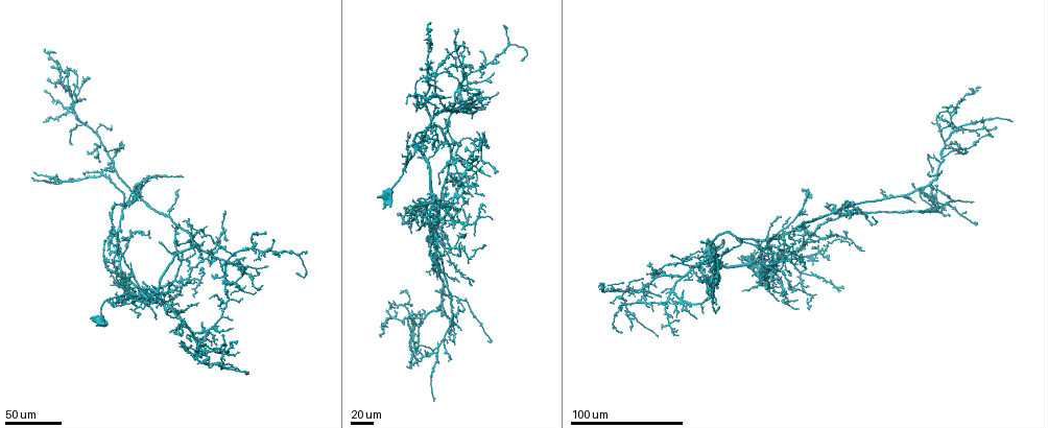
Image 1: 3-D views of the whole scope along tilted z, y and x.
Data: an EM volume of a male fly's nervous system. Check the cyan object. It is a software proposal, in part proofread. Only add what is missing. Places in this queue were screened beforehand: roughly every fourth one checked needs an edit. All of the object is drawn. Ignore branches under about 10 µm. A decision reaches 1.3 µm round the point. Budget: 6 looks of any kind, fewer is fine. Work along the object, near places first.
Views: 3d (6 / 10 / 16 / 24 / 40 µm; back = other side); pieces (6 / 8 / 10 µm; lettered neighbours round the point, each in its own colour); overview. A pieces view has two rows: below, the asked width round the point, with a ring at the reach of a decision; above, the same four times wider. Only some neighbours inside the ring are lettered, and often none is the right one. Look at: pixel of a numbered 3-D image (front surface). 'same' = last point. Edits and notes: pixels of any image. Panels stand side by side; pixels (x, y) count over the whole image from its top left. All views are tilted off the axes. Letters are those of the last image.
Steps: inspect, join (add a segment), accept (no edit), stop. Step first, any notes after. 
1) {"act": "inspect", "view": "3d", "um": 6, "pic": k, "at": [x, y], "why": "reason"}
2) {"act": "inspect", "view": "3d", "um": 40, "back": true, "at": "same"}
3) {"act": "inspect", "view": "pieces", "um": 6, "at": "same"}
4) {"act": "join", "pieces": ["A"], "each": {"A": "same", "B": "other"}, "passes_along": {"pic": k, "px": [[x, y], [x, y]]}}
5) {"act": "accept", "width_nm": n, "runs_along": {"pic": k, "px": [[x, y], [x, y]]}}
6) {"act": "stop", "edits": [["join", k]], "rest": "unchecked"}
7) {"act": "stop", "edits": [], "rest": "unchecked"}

{"act": "inspect", "view": "3d", "um": 24, "pic": 1, "at": [255, 293], "why": "an open end"}

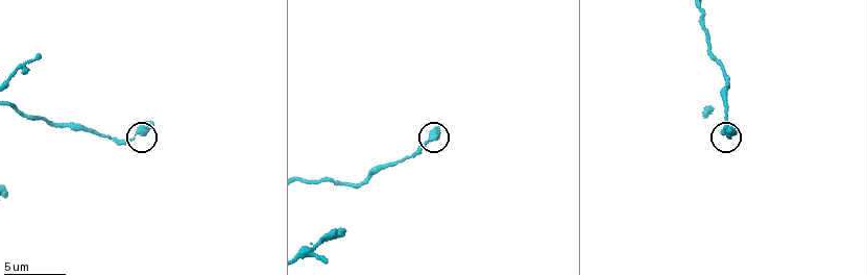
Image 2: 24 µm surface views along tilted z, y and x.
{"act": "inspect", "view": "pieces", "um": 8, "pic": 2, "at": [150, 124]}

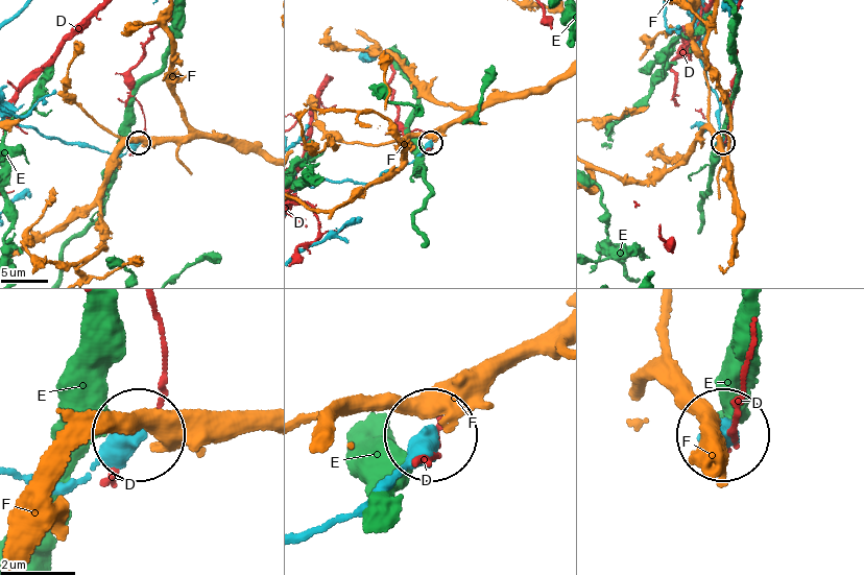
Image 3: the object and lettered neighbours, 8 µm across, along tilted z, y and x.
{"act": "accept", "width_nm": 430, "each": {"D": "other", "E": "other", "F": "other"}, "runs_along": {"pic": 3, "px": [[10, 472], [75, 482], [137, 438]]}, "found": "none of them fits"}

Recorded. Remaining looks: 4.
{"act": "inspect", "view": "3d", "um": 24, "pic": 1, "at": [673, 317], "why": "an open end"}

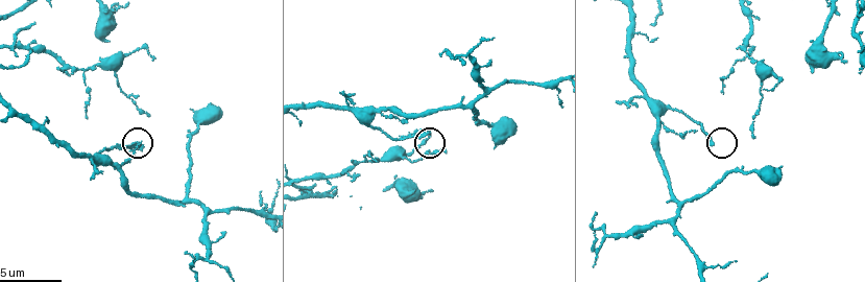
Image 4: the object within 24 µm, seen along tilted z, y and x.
{"act": "inspect", "view": "3d", "um": 10, "pic": 4, "at": [712, 142]}

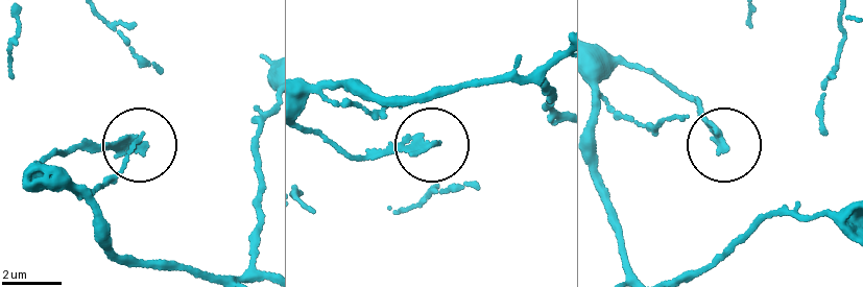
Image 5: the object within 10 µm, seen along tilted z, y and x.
{"act": "inspect", "view": "pieces", "um": 10, "pic": 5, "at": [435, 141]}

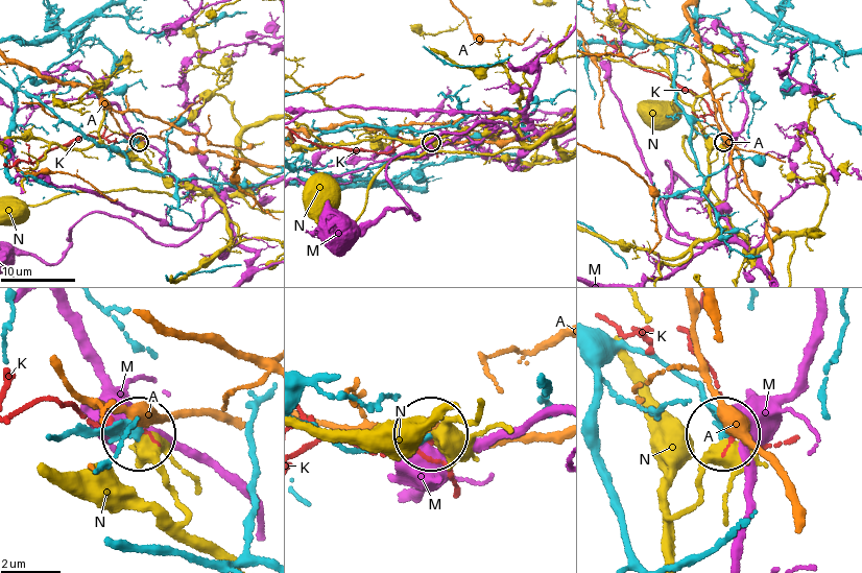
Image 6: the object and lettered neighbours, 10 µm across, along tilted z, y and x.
{"act": "accept", "width_nm": 230, "each": {"A": "other", "K": "other", "M": "other", "N": "other"}, "runs_along": {"pic": 6, "px": [[601, 332], [699, 387], [725, 428]]}, "found": "no lettered segment goes on from it"}

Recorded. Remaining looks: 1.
{"act": "stop", "edits": [], "rest": "unchecked"}

